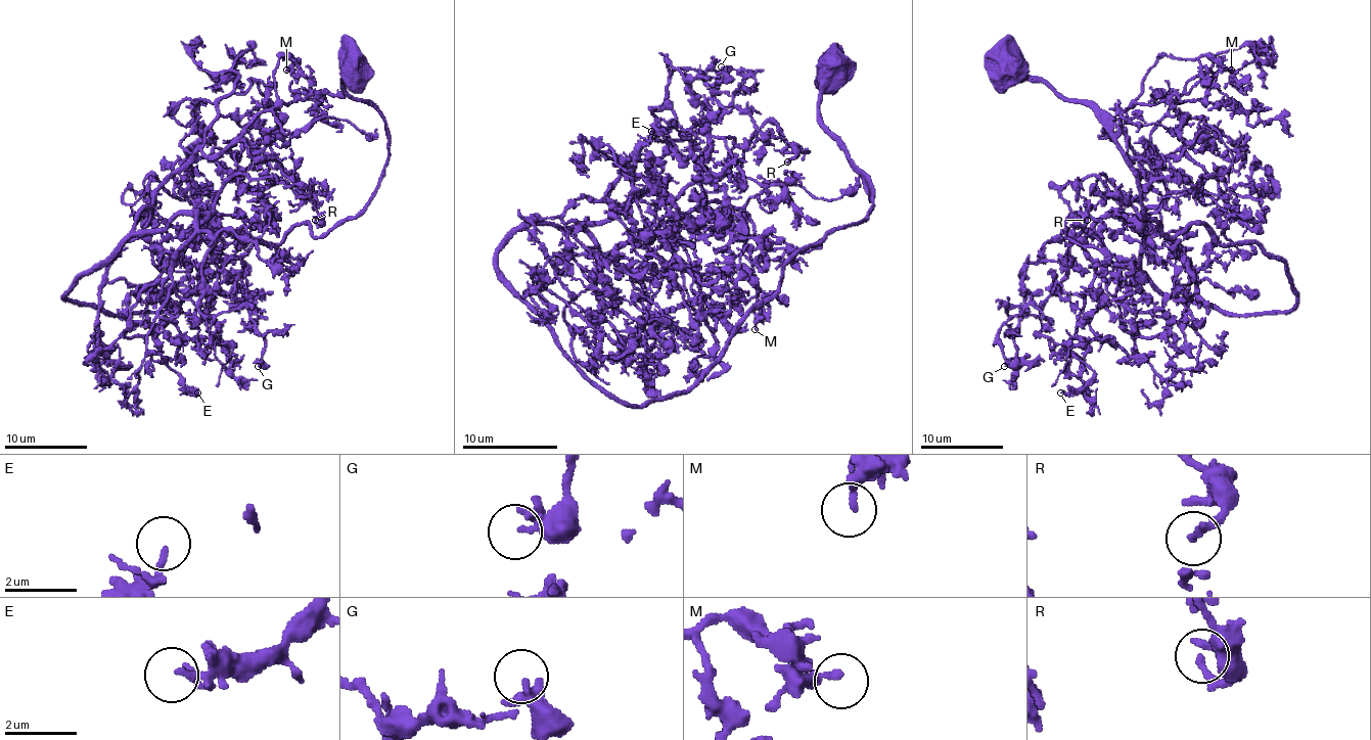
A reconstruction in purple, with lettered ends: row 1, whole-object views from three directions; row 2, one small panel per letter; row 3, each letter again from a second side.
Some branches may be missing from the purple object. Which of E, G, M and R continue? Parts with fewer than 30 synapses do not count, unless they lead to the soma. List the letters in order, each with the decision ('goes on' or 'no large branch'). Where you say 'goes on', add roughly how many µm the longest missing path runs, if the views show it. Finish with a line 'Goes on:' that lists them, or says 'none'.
E: no large branch
G: no large branch
M: no large branch
R: no large branch
Goes on: none

